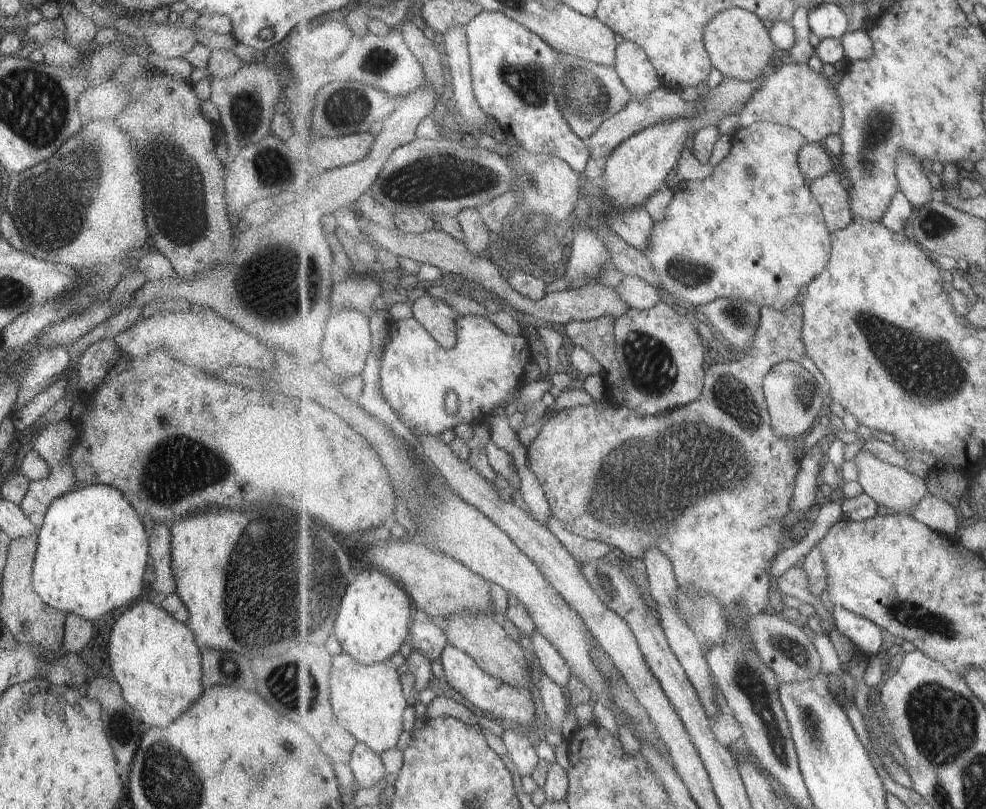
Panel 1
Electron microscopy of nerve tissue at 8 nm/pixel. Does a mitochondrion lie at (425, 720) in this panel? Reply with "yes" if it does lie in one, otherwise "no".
no

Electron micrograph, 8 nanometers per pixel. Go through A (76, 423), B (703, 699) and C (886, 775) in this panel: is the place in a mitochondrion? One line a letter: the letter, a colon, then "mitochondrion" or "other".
A: other
B: other
C: other

